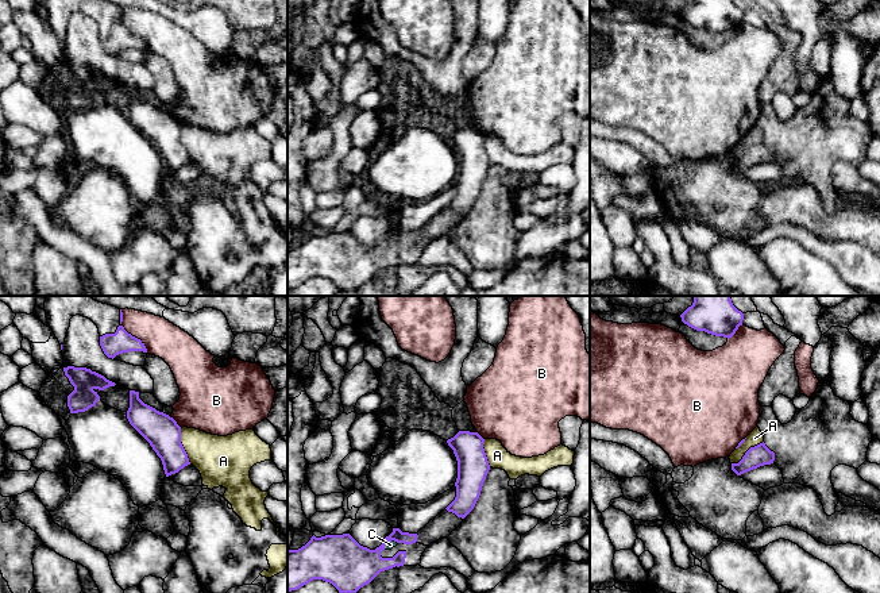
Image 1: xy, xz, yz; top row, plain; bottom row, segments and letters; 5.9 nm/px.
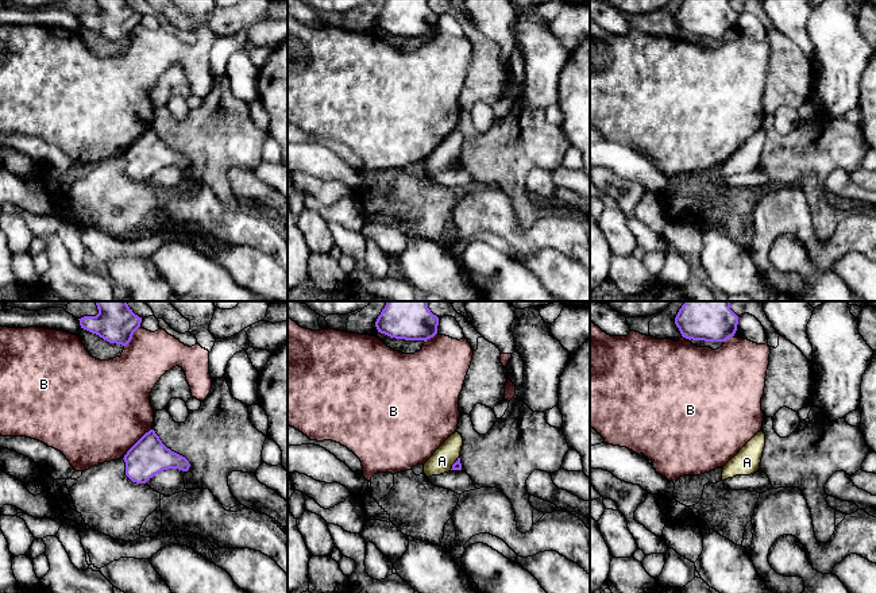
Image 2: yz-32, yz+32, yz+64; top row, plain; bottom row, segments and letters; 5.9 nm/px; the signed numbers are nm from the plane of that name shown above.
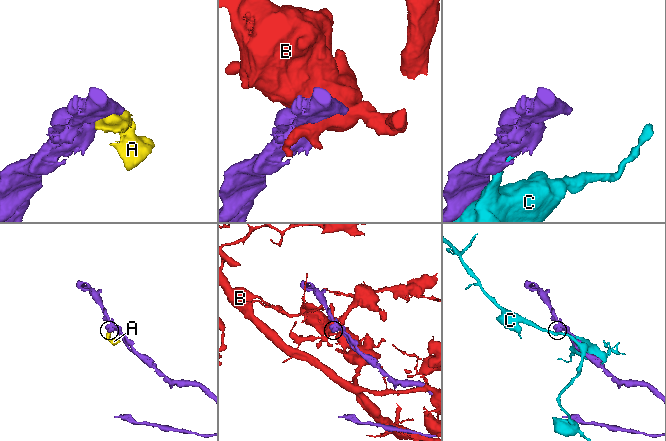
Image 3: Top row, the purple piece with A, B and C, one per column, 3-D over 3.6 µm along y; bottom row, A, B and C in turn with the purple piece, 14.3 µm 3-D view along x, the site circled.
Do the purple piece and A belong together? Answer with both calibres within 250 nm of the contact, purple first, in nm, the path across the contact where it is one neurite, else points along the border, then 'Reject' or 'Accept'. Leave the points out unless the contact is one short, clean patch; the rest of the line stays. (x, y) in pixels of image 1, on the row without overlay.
Thickness 200 nm (purple) against 300 nm. Boundary: xy (180, 126), (180, 139), (190, 161). Reject

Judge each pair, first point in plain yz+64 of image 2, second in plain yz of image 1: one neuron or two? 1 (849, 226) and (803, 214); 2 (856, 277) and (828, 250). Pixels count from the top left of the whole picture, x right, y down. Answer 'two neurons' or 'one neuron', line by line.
1: one neuron
2: one neuron

